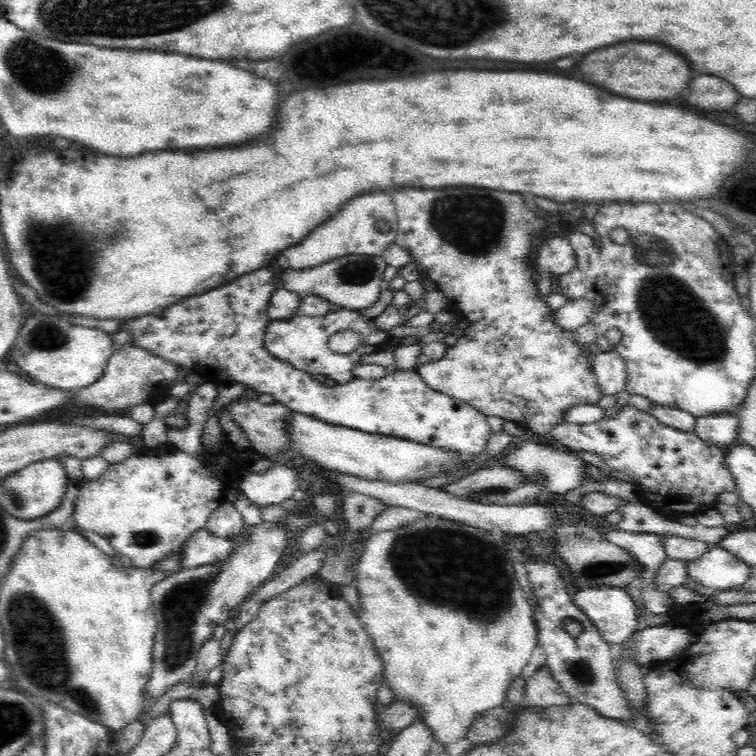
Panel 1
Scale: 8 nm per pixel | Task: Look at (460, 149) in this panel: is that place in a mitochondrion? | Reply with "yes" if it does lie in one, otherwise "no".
no

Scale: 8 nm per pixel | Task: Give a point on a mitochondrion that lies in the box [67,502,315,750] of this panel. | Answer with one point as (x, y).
(182, 605)

